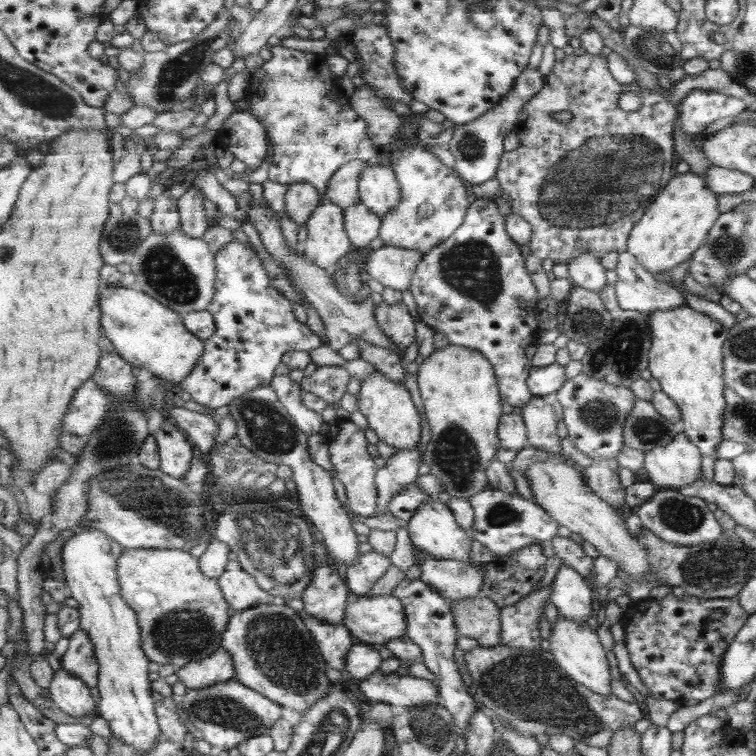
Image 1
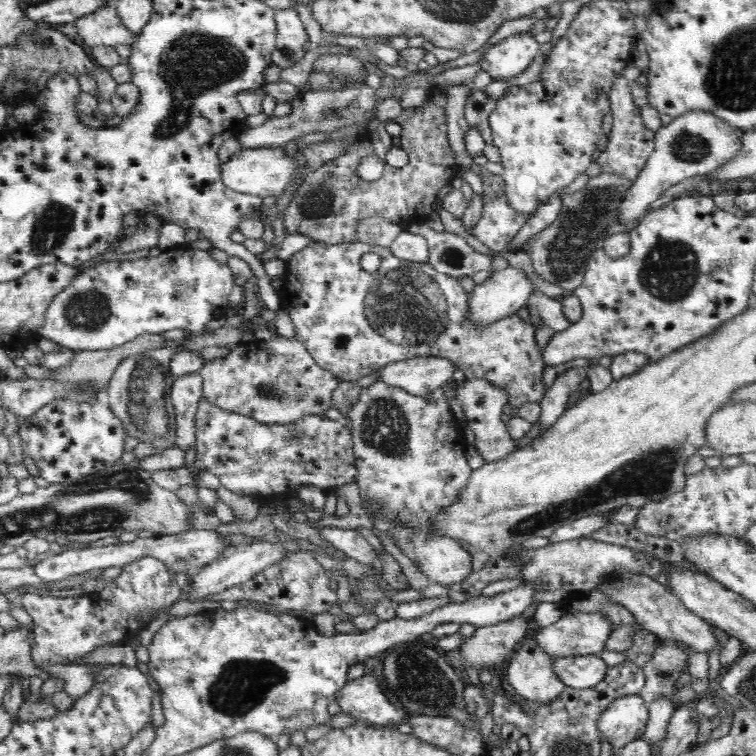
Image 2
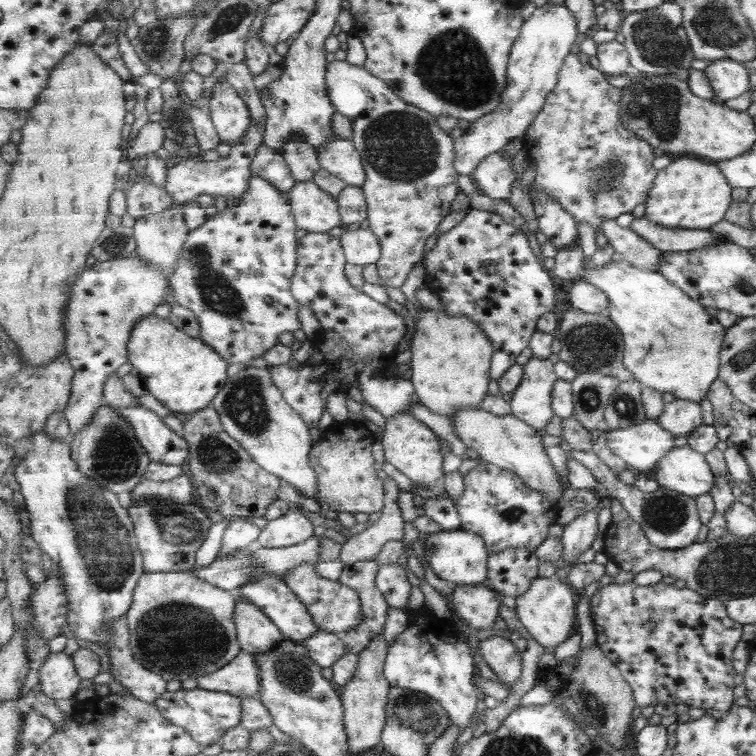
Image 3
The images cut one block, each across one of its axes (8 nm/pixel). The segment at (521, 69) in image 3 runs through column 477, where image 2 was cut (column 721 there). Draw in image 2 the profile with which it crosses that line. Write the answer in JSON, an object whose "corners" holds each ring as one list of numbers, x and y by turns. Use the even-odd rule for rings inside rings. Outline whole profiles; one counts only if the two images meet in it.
{"corners":[[690,111,689,114,672,119,668,125,655,132,653,153,620,206,619,223,627,225,644,216,666,188,693,176,709,176,726,164,733,163,733,158,740,152,742,145,742,139,735,133,735,129,714,115]]}

